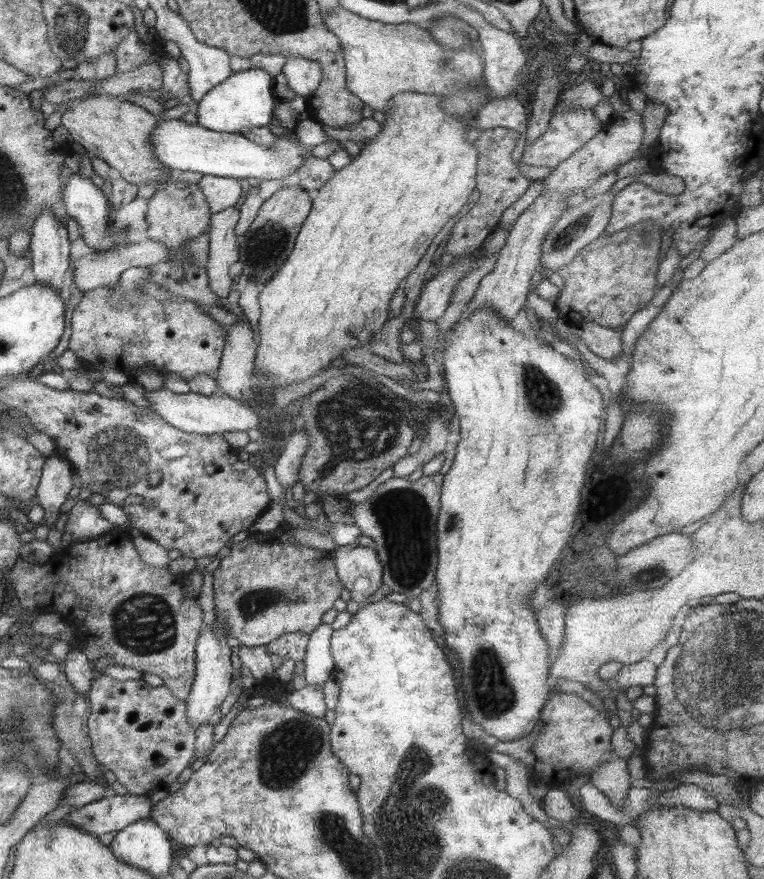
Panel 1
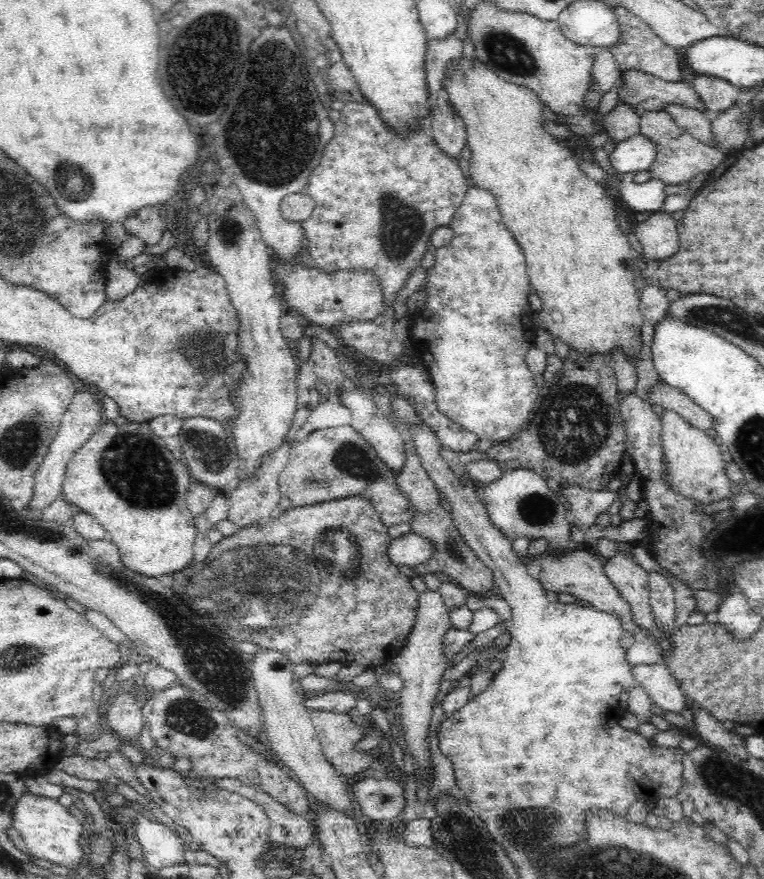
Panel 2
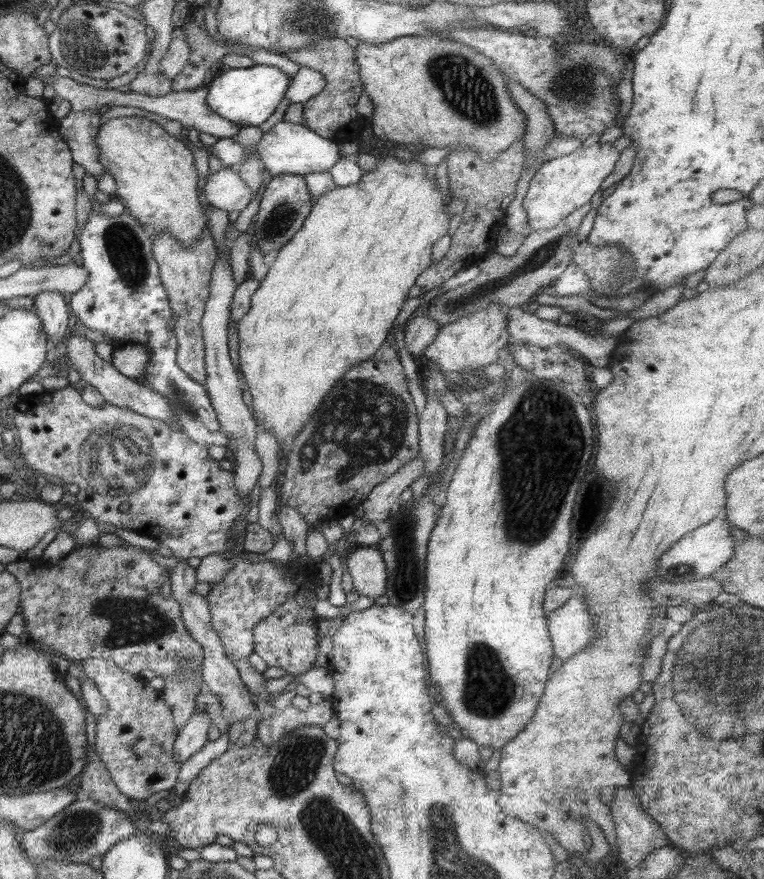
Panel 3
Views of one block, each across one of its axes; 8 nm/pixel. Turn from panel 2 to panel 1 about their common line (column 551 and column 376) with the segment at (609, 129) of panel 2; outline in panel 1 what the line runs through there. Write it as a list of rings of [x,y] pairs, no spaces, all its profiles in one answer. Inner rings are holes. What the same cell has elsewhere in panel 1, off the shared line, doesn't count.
[[[340,7],[328,12],[320,10],[320,16],[325,28],[338,38],[342,48],[347,90],[373,111],[387,111],[389,99],[397,93],[414,92],[437,95],[439,107],[445,113],[470,121],[473,118],[471,110],[481,108],[491,97],[483,78],[482,56],[469,46],[443,48],[422,25],[380,23]]]

